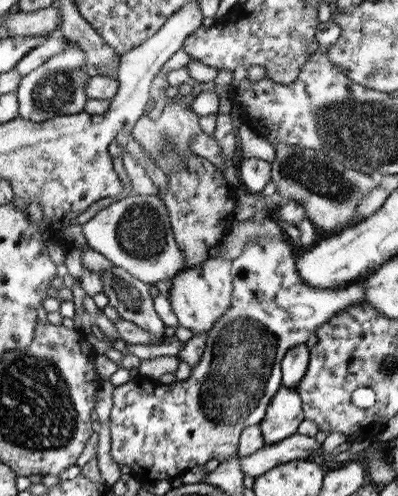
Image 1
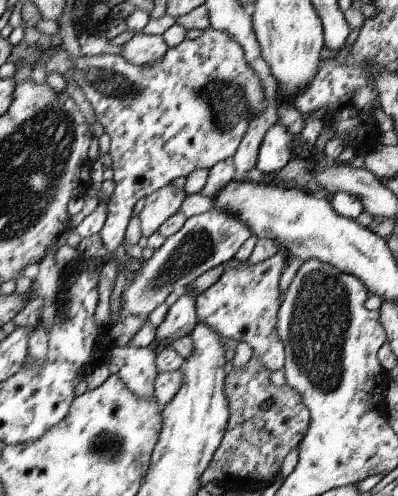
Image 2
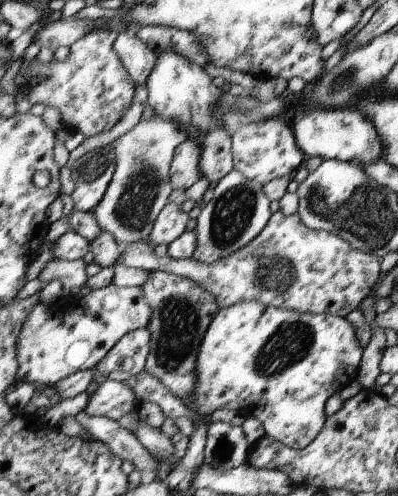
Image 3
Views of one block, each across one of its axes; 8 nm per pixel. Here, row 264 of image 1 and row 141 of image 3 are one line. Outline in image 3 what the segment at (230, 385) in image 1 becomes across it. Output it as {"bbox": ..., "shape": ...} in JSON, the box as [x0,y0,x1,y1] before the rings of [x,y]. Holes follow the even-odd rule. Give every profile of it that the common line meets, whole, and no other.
{"bbox":[231,118,305,186],"shape":[[[267,118],[263,122],[243,124],[231,136],[231,154],[233,154],[233,170],[241,172],[247,180],[259,182],[261,186],[273,178],[293,176],[299,166],[303,166],[305,152],[295,144],[295,136],[287,120],[281,118]]]}

